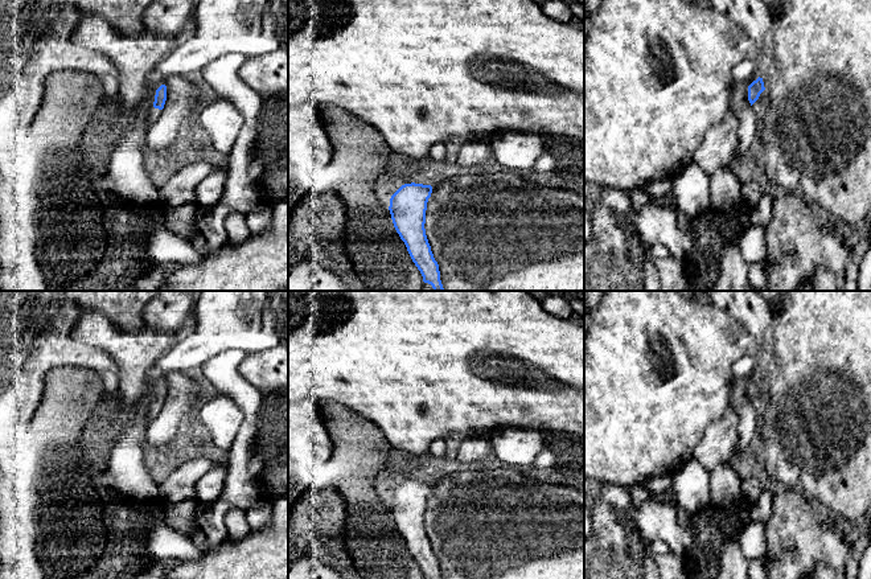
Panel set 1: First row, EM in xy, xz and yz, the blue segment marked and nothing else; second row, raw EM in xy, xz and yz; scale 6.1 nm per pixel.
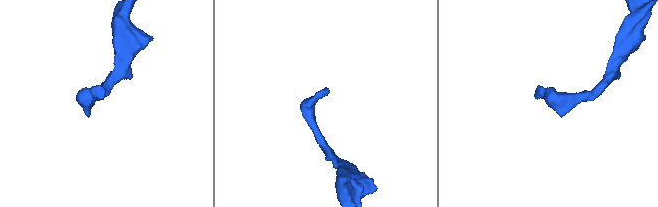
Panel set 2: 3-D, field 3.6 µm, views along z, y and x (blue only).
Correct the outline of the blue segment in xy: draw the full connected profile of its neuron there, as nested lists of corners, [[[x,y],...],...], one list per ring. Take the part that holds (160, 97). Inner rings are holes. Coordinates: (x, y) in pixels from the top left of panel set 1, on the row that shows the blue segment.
[[[161,85],[156,90],[153,107],[151,108],[149,115],[148,115],[149,124],[155,123],[159,119],[161,110],[164,108],[165,100],[167,100],[167,86]]]

